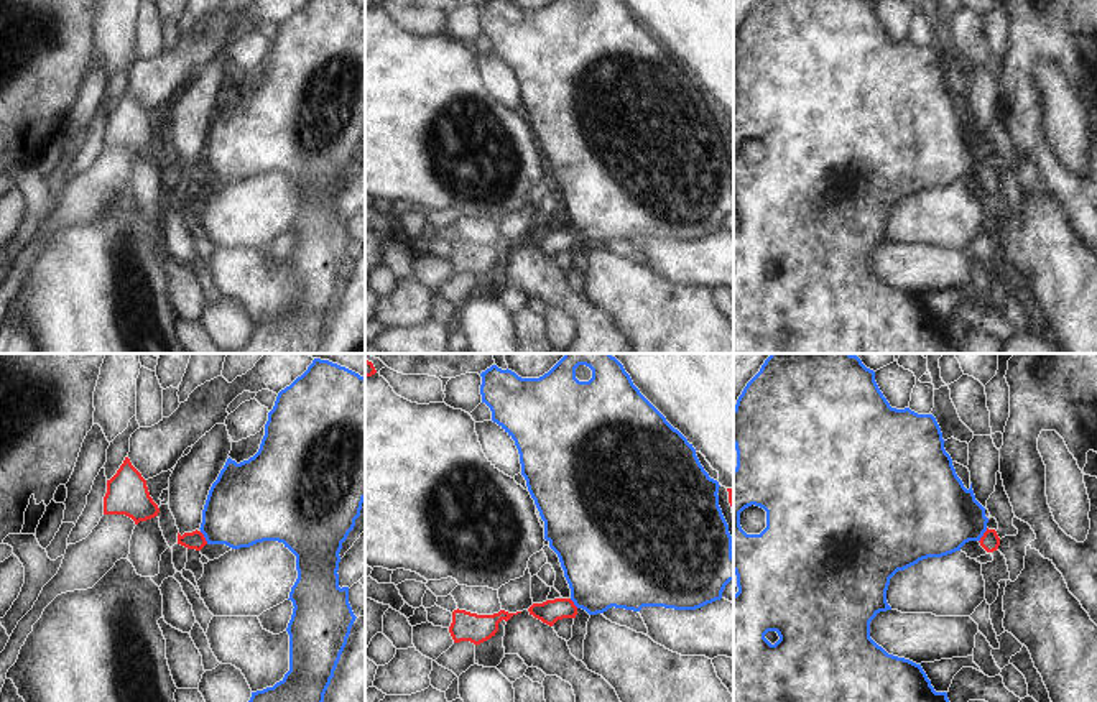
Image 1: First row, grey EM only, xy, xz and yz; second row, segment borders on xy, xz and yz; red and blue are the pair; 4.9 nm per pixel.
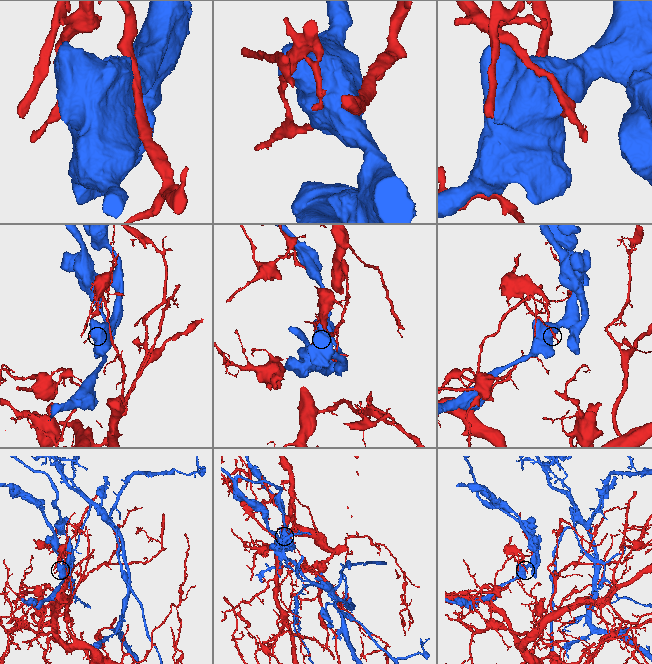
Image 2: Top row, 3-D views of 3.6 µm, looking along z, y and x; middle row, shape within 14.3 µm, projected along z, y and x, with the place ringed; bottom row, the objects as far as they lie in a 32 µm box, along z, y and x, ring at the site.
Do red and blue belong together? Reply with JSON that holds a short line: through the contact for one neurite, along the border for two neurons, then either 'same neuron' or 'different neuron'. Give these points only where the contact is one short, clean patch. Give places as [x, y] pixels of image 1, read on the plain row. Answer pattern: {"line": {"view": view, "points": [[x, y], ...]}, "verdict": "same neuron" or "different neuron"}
{"verdict": "different neuron"}

